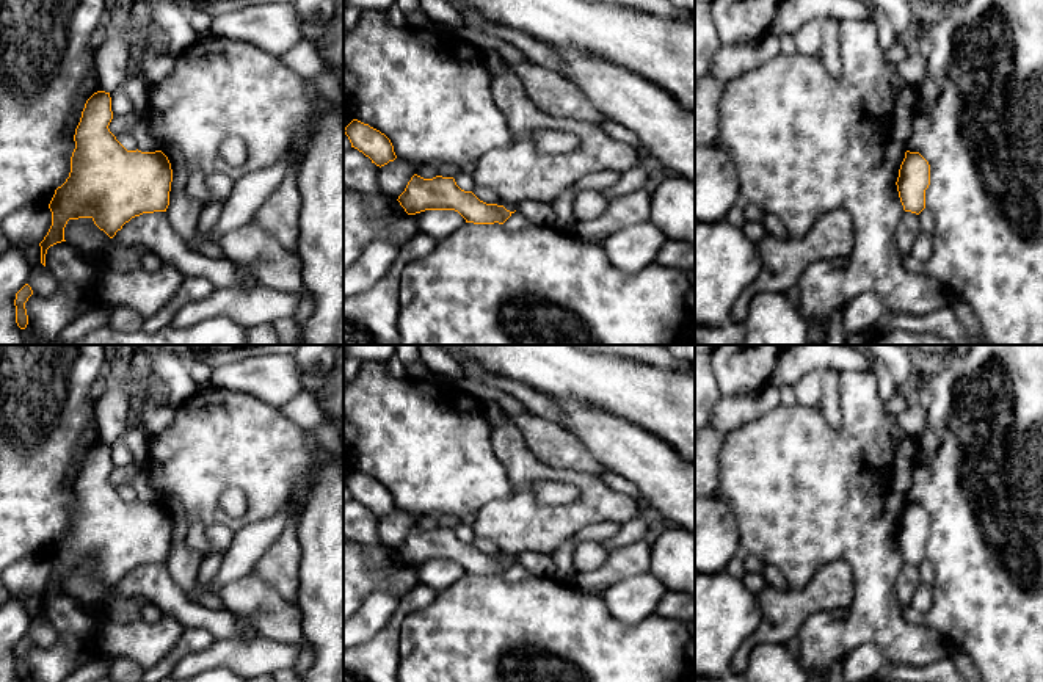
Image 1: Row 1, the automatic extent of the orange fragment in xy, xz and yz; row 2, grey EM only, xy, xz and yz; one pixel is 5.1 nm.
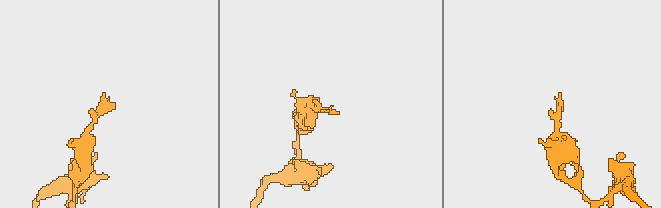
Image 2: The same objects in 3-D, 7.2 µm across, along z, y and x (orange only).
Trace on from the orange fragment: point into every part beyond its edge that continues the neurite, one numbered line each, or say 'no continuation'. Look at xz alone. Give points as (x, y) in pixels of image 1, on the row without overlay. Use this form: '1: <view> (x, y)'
no continuation

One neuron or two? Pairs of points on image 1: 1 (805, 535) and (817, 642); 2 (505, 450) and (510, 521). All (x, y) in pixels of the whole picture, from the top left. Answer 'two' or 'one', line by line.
1: one
2: one

